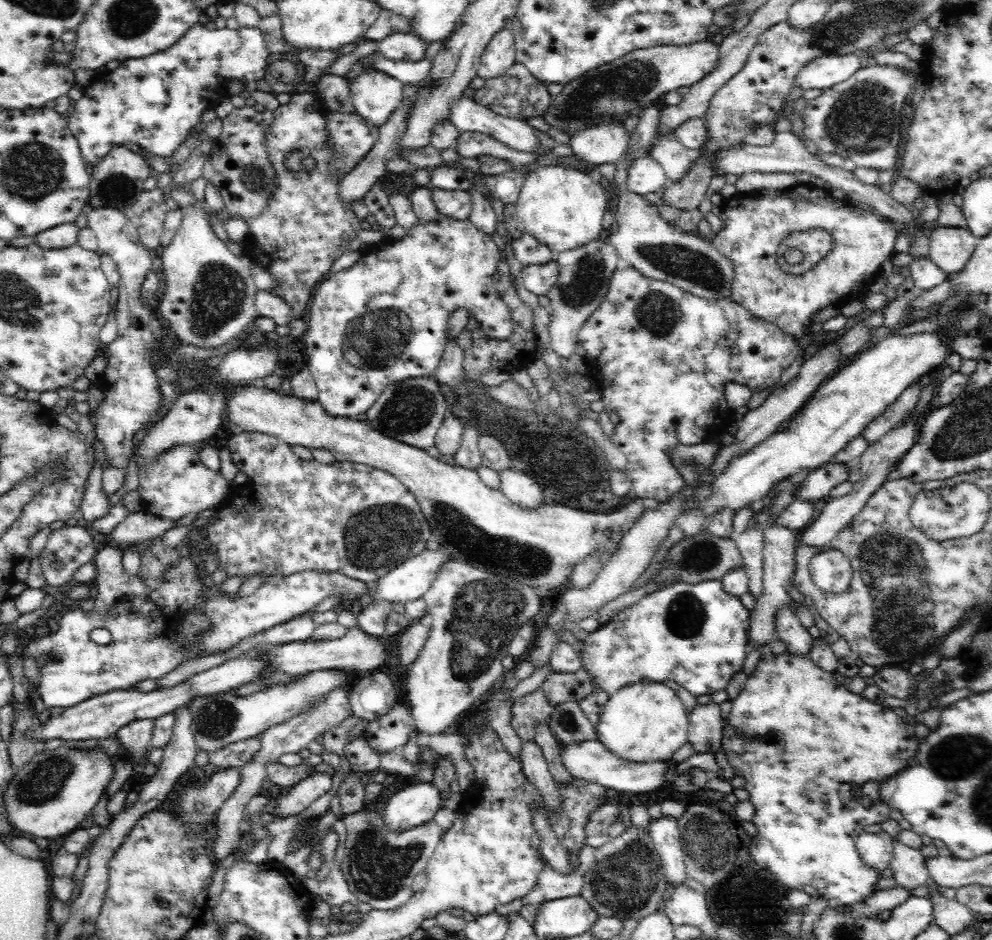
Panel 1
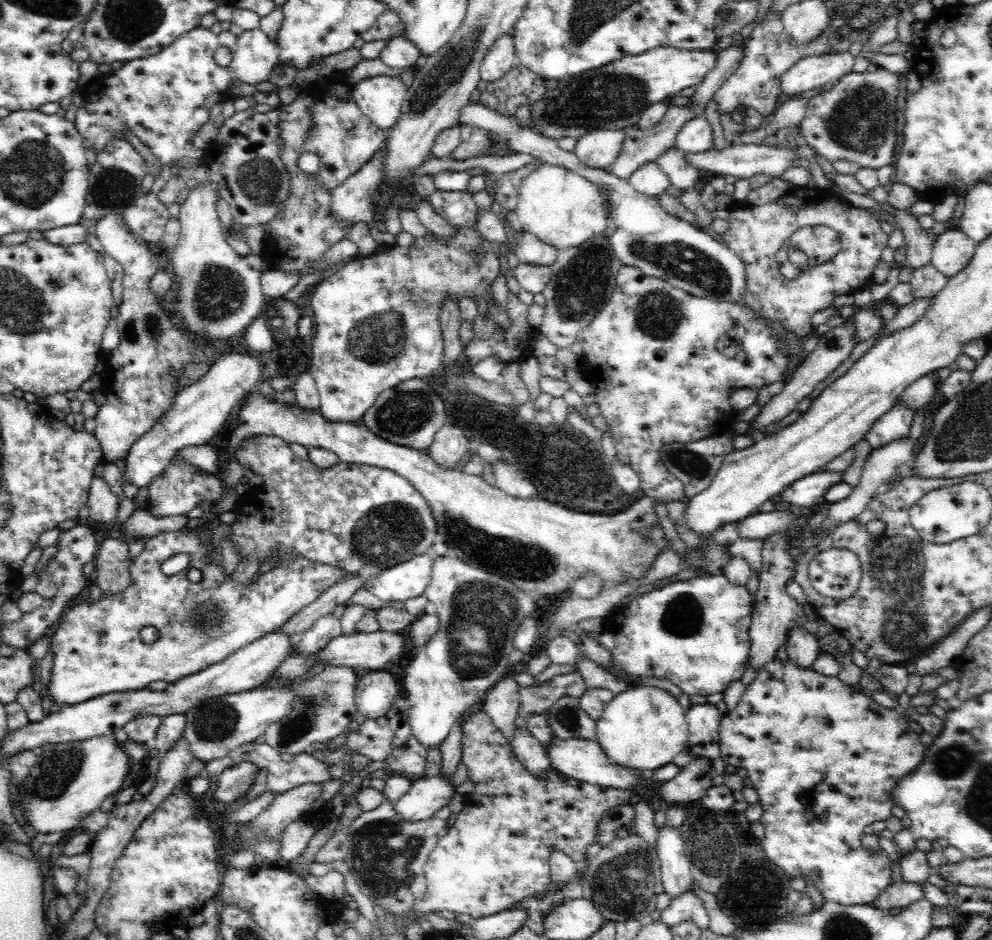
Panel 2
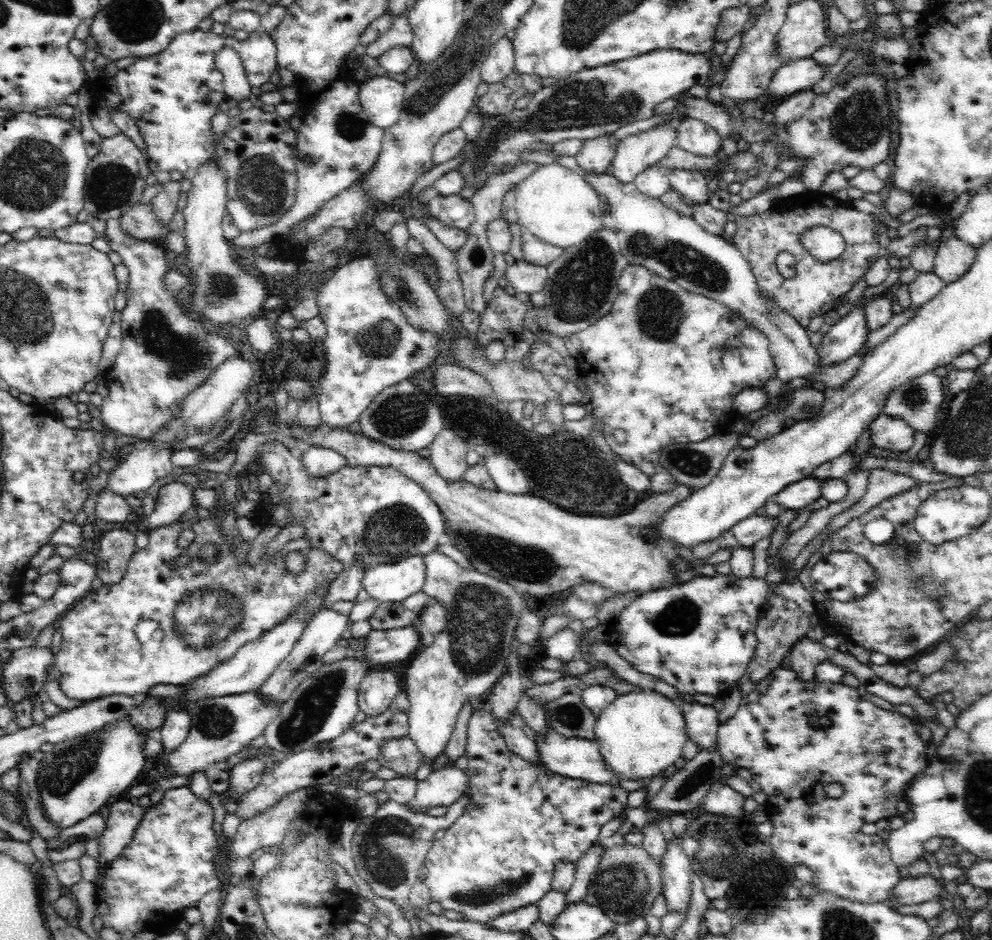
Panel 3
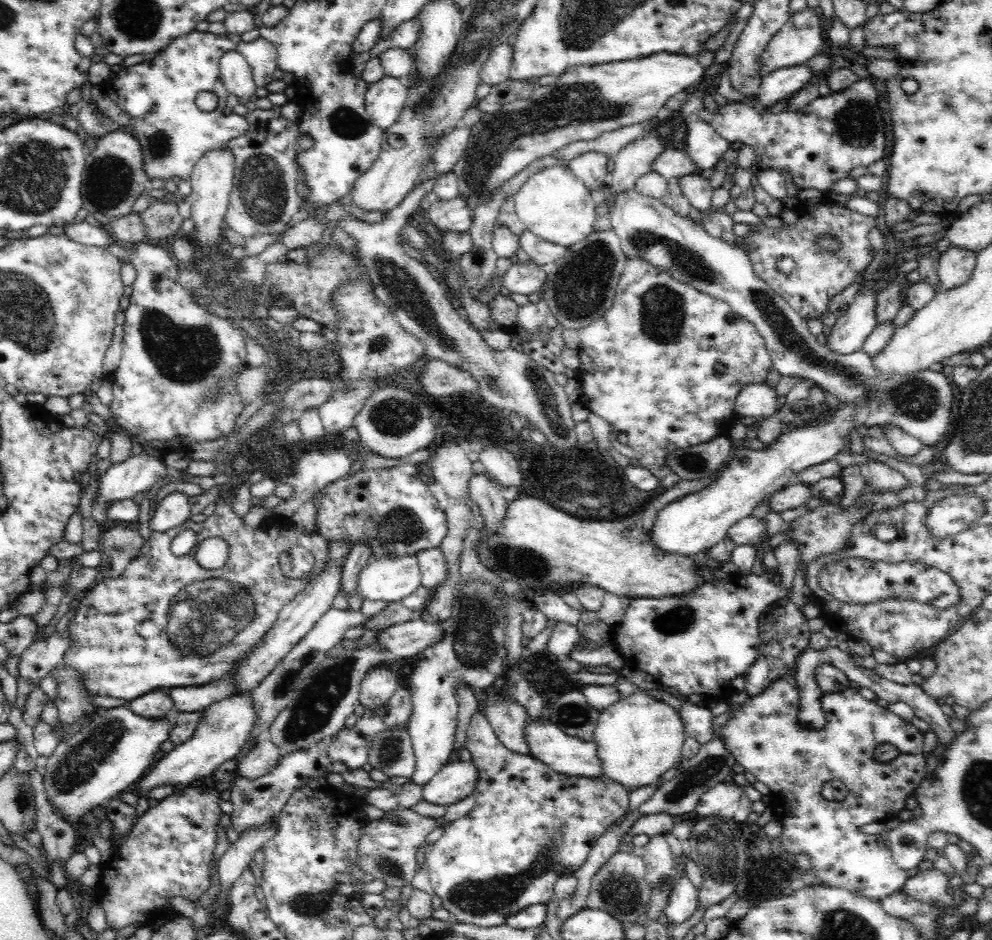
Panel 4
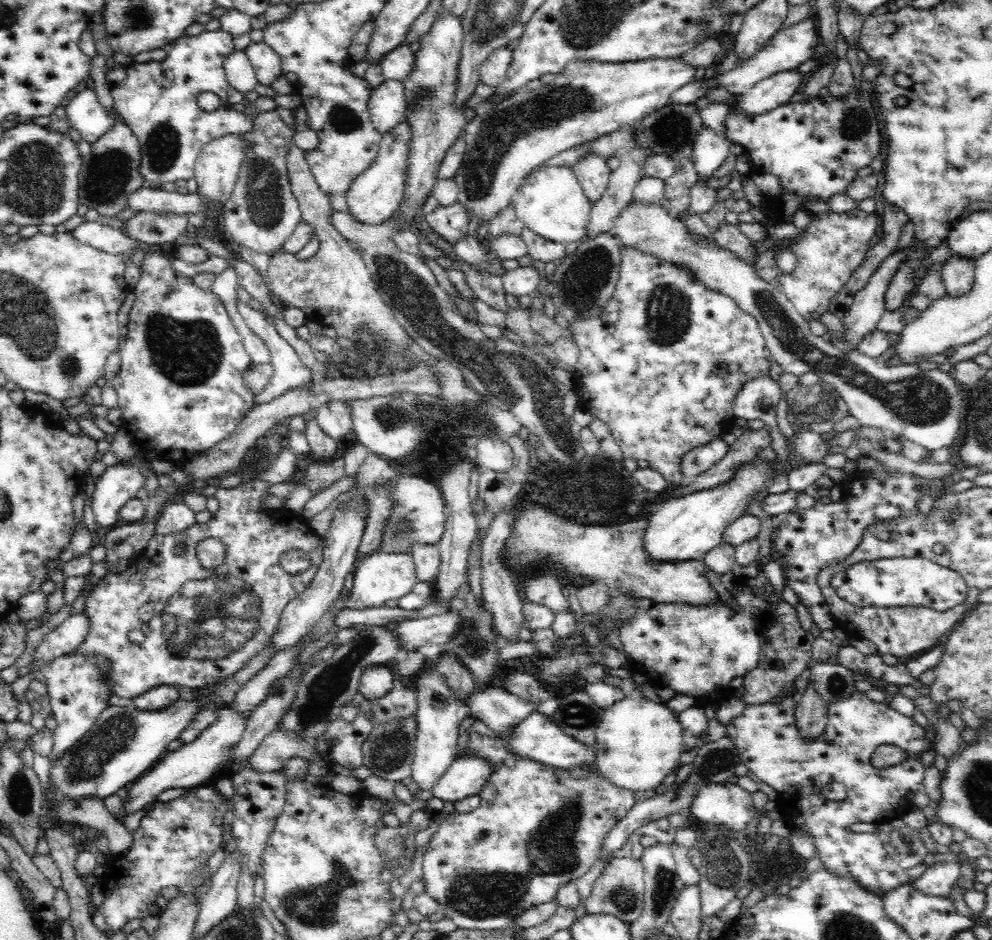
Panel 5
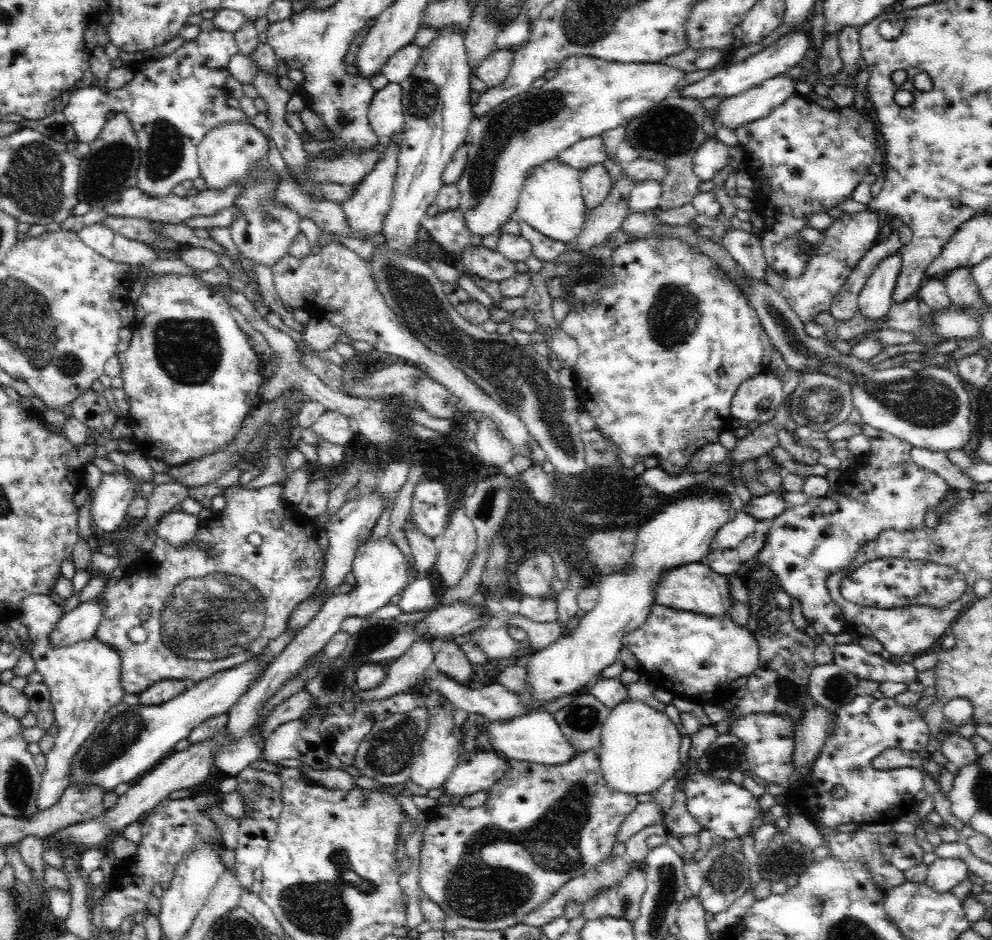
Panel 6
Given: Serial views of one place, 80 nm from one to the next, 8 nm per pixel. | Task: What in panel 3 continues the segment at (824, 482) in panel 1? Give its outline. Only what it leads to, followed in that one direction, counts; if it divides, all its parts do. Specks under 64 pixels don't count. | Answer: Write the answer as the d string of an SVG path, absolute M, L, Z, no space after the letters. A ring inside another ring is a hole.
M806 477L789 484L783 491L777 494L777 503L786 510L810 506L822 497L822 485L828 478Z

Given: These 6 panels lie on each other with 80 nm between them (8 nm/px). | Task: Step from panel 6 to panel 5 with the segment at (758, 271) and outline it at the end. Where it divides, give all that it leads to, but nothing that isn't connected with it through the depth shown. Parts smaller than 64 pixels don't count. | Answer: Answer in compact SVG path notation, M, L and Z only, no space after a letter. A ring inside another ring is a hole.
M723 220L719 226L712 232L712 240L716 241L720 247L728 249L734 256L740 257L752 263L756 258L754 246L750 244L750 240L740 232L737 225Z

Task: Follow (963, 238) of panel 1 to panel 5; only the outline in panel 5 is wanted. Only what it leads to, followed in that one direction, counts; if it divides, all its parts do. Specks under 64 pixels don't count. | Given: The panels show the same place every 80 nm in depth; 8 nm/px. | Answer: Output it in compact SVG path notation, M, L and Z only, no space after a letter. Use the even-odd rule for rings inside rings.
M950 255L938 266L946 293L962 296L972 288L975 275L975 260L958 255Z

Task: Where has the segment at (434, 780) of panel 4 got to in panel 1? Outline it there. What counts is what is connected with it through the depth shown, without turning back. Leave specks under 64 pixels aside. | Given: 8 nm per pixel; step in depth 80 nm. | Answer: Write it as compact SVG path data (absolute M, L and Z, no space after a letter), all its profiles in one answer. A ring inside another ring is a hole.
M406 782L385 802L382 823L394 832L405 831L434 818L440 793L432 783Z

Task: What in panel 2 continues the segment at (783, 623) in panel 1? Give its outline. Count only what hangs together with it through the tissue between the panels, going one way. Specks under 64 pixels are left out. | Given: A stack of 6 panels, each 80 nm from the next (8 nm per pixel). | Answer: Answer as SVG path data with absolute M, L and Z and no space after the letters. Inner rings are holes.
M798 625L787 631L787 640L783 646L788 651L788 660L802 668L813 667L815 657L821 652L815 635Z

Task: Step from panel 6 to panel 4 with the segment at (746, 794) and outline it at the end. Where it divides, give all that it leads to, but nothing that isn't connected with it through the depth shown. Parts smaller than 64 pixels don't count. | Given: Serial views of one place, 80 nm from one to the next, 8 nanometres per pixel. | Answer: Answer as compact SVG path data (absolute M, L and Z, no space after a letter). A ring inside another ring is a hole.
M734 782L718 783L708 789L698 801L696 814L717 816L724 820L744 822L751 813L750 799Z

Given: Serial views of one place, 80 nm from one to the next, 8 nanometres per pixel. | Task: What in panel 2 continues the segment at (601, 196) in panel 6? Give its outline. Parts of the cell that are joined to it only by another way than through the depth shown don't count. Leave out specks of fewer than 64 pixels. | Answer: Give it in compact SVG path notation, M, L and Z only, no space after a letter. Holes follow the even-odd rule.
M601 129L578 139L573 153L582 164L604 169L611 167L622 154L624 140L626 134L623 130Z

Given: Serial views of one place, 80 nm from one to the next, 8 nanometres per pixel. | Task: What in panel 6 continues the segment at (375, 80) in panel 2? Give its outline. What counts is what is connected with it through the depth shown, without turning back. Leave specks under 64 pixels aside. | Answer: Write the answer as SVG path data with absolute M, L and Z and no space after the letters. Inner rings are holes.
M388 82L382 89L374 92L368 119L372 131L383 141L403 131L405 113L403 88L400 84Z

